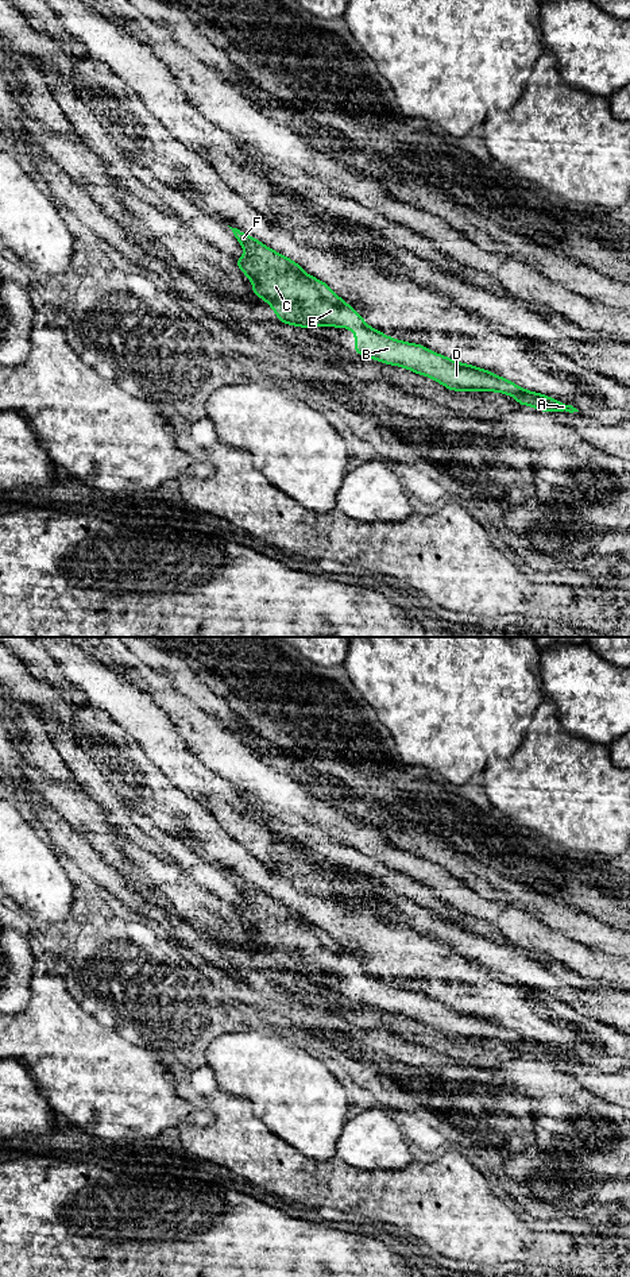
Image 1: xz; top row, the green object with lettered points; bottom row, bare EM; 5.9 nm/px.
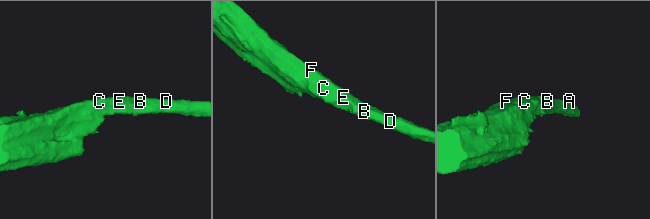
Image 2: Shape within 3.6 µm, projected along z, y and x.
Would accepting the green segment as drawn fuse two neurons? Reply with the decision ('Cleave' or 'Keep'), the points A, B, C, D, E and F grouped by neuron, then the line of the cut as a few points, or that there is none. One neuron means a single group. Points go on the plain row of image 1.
Keep. Groups: A B C D E F. No split

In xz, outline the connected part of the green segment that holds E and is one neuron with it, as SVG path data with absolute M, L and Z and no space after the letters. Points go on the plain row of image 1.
M229 875L246 898L246 903L235 907L236 914L250 926L254 933L252 942L267 949L282 972L291 972L308 977L310 973L343 975L355 980L356 994L353 1000L364 1006L375 1007L386 1012L401 1014L420 1023L429 1025L449 1038L455 1039L498 1039L513 1043L517 1050L530 1053L534 1057L544 1060L579 1060L572 1053L556 1049L545 1042L525 1038L509 1027L490 1021L488 1018L475 1015L472 1012L459 1011L444 1003L436 1002L421 992L413 992L402 988L395 988L383 983L375 976L366 972L363 965L349 954L344 948L320 927L306 922L298 911L281 903L279 900L266 895L262 890L241 880L237 876Z

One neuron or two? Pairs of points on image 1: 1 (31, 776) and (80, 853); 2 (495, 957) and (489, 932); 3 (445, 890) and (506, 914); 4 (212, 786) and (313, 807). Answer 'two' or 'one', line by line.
1: two
2: two
3: one
4: two

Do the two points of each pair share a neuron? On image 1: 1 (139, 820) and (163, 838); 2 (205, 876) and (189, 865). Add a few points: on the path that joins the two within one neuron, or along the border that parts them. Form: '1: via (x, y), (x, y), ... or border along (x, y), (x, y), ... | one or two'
1: via (145, 824), (158, 834) | one
2: via (201, 872), (193, 865) | one

